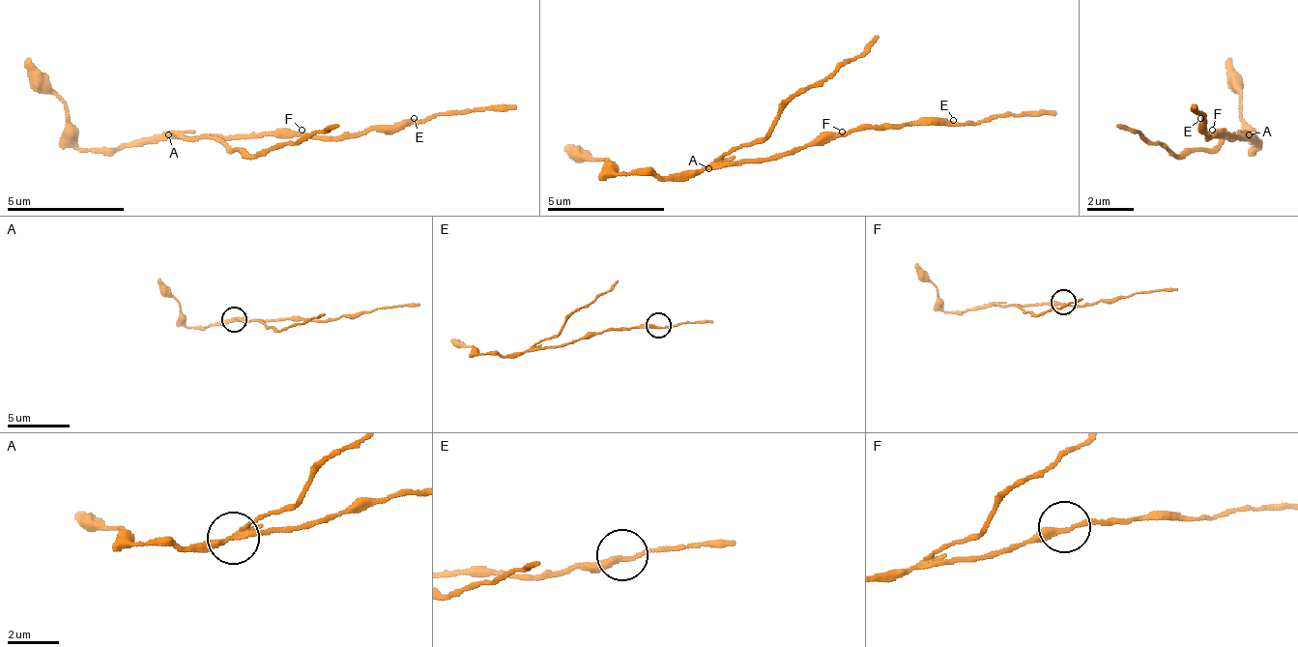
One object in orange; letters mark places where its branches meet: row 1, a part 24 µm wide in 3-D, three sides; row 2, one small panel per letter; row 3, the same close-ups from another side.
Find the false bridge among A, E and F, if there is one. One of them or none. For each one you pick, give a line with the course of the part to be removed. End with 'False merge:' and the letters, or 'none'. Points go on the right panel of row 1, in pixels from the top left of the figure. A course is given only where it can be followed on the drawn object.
A: course (1248, 135), (1224, 135), (1171, 154), (1118, 124)
False merge: A

